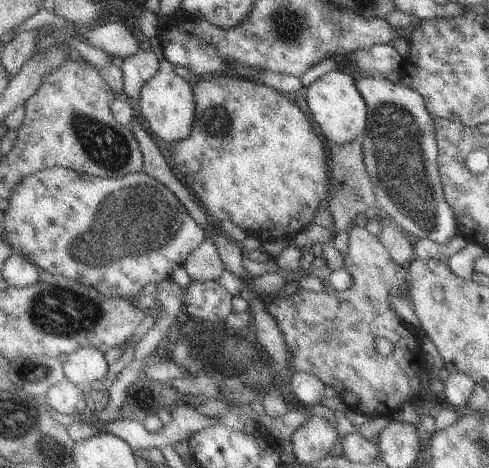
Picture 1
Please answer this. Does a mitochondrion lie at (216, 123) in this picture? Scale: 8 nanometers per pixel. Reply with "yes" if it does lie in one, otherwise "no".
yes

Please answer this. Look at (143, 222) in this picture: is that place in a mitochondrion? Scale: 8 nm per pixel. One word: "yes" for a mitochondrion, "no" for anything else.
yes

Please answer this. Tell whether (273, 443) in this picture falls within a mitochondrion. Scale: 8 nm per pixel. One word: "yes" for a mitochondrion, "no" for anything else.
no

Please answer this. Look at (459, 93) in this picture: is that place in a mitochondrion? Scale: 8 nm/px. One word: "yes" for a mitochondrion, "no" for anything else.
no

